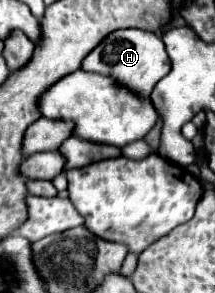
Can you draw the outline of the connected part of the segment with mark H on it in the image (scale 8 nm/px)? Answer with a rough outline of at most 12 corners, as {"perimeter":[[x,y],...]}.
{"perimeter":[[111,32],[84,58],[85,71],[117,76],[150,96],[169,72],[161,36]]}

